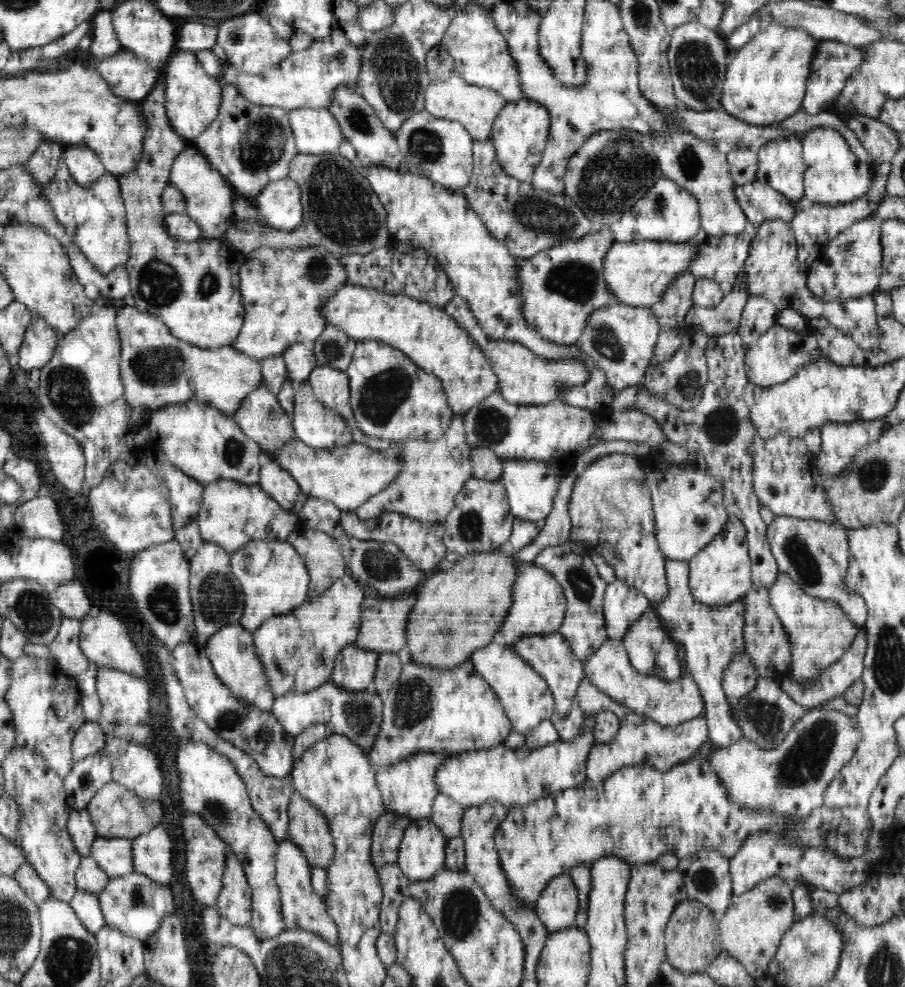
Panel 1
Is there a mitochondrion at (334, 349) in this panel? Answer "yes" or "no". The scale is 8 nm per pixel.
yes

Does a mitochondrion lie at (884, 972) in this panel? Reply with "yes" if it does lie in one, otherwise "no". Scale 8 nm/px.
yes

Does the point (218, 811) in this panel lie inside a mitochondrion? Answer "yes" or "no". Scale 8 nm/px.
yes

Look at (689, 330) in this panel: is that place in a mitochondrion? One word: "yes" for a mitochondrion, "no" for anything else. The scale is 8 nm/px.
no

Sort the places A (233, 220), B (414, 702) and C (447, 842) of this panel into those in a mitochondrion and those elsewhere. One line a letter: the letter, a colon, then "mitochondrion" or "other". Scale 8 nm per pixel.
A: other
B: mitochondrion
C: other

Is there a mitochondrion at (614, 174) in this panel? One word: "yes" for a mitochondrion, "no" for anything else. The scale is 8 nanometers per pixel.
yes

